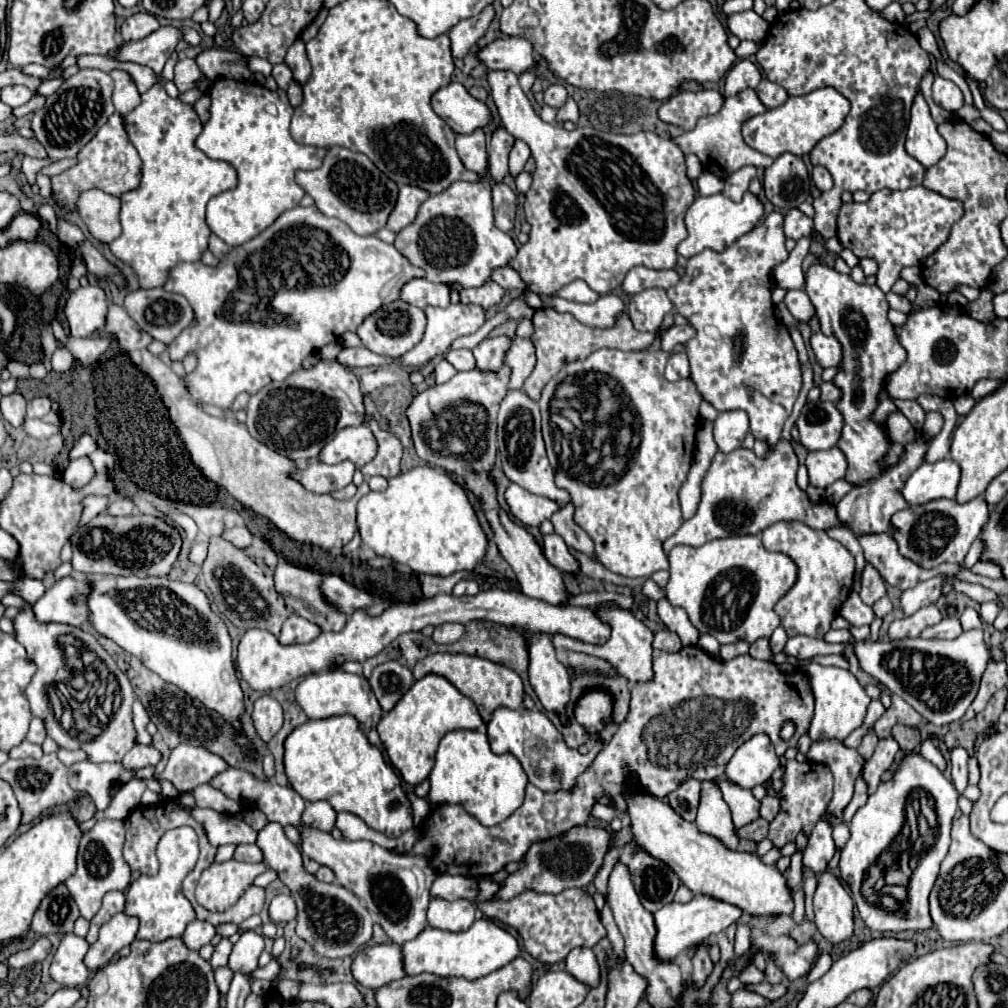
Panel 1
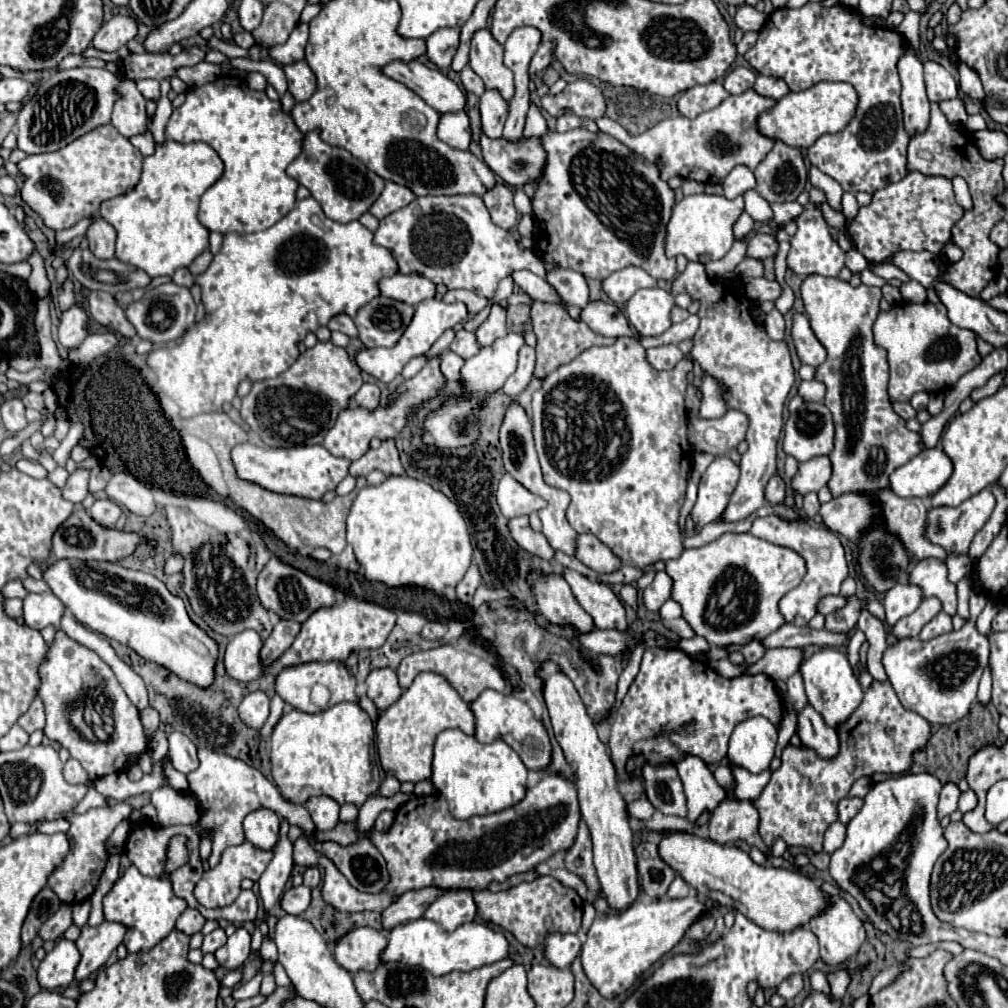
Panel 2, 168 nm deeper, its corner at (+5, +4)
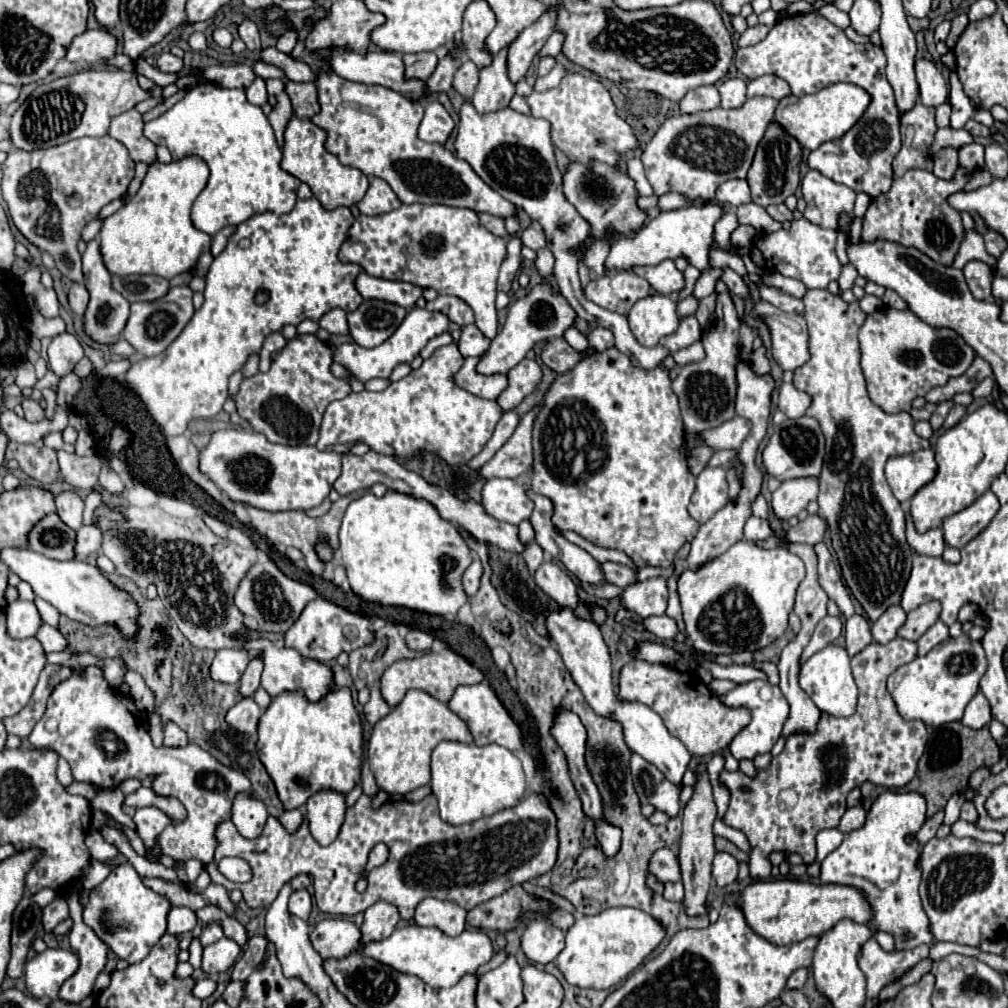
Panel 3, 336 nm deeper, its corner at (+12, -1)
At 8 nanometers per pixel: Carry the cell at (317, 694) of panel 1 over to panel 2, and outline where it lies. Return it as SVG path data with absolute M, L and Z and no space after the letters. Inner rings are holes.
M311 661L311 663L301 663L301 665L291 665L291 667L285 667L281 669L277 675L275 675L275 691L277 695L281 695L281 699L285 703L289 703L291 707L299 709L299 711L305 711L305 713L319 713L321 709L315 707L309 699L309 693L311 693L311 687L313 685L325 685L329 691L331 691L331 699L329 699L329 707L337 705L337 703L343 703L343 701L357 701L355 697L355 677L347 671L347 667L341 663L341 661L327 661L327 663L321 663L321 661Z

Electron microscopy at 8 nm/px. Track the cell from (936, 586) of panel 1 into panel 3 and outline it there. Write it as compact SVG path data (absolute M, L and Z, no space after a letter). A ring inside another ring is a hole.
M892 604L884 616L880 616L876 622L872 622L872 636L876 642L886 644L896 636L896 630L904 624L906 612L900 608L900 604Z

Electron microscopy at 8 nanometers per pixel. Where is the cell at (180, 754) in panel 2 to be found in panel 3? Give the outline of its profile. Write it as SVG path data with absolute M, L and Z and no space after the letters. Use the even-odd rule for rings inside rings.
M172 722L164 726L164 746L166 748L182 748L186 744L188 744L188 740L186 740L186 732L184 730L180 730Z

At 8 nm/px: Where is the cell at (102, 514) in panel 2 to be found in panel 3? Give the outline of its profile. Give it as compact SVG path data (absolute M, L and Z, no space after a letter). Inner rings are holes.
M96 522L88 526L84 524L76 532L76 560L86 560L92 552L100 550L100 540L102 540L102 532L100 528L96 528Z

